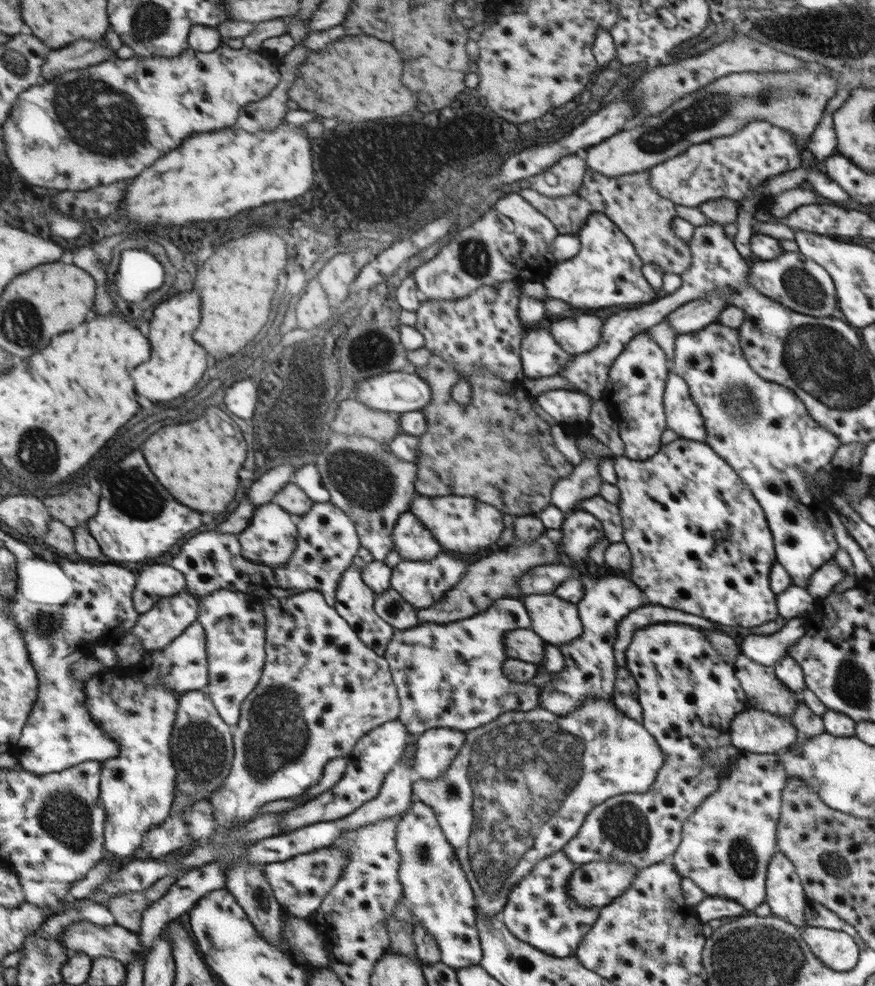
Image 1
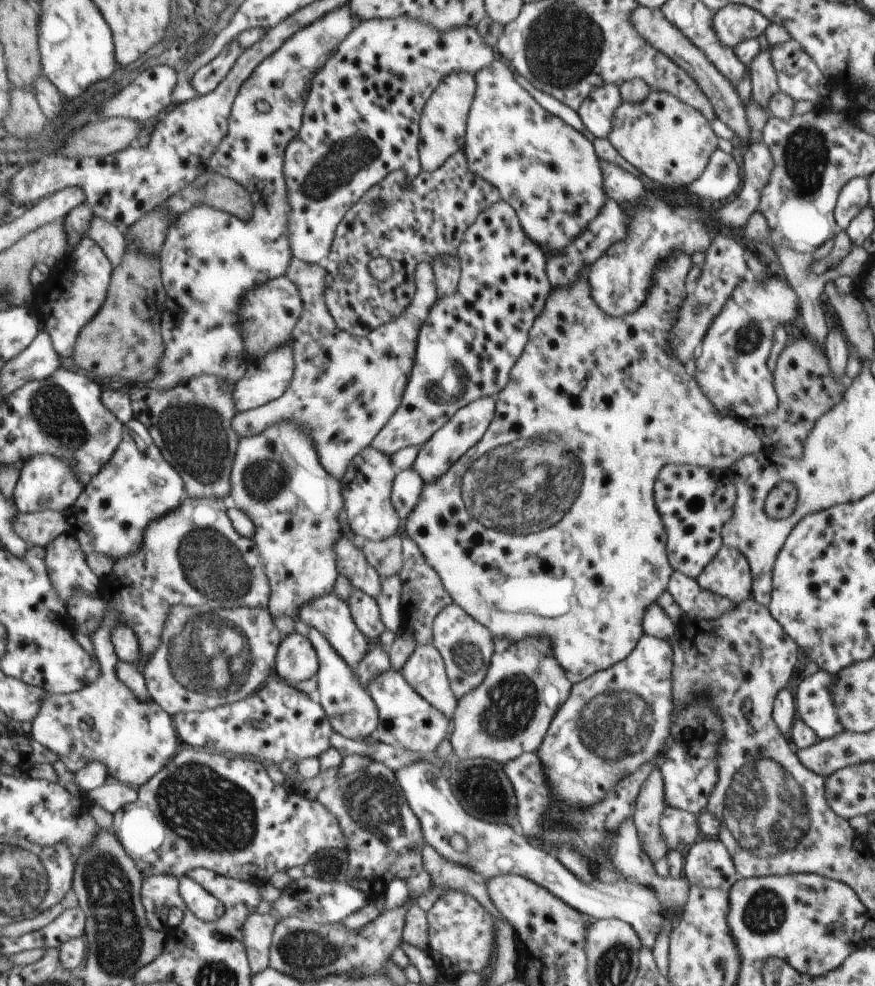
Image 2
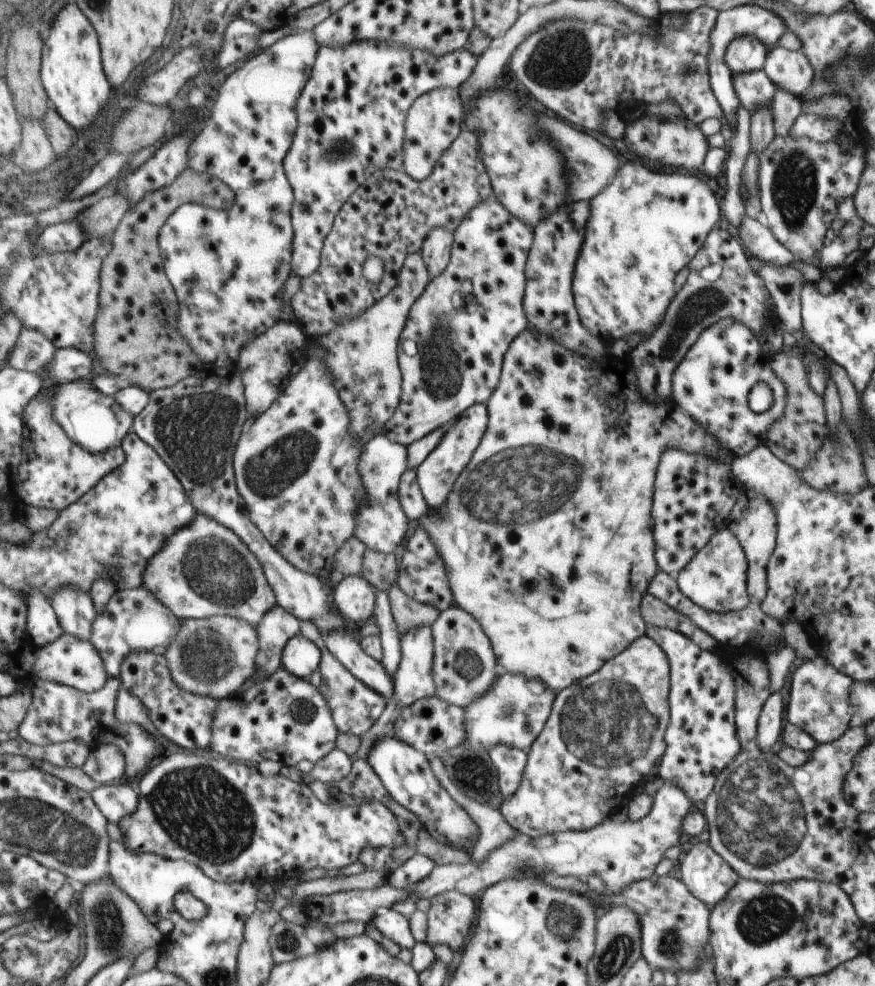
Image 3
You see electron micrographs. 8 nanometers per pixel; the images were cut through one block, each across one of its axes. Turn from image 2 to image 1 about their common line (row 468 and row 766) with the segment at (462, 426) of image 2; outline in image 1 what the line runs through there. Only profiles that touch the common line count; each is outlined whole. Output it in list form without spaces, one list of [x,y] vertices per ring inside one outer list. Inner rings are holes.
[[[430,729],[415,737],[417,750],[413,766],[418,778],[434,780],[442,777],[466,742],[466,732],[451,729]]]

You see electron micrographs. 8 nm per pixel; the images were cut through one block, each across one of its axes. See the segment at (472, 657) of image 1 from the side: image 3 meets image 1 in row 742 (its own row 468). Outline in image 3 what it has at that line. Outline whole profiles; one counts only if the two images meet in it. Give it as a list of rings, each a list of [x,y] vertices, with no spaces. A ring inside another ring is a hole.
[[[408,468],[401,476],[398,496],[402,510],[409,520],[418,520],[429,510],[428,503],[420,490],[415,469]]]

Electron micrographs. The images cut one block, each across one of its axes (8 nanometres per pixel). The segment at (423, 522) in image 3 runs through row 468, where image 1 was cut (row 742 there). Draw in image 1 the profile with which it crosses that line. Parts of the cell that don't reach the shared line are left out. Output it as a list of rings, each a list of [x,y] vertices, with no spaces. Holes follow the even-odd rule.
[[[590,698],[590,700],[584,700],[579,707],[576,707],[566,716],[555,715],[544,708],[536,708],[529,711],[514,711],[514,714],[506,714],[506,716],[502,713],[500,722],[490,721],[485,725],[479,726],[477,729],[469,730],[466,732],[466,742],[462,746],[460,753],[453,758],[448,772],[444,776],[435,778],[434,780],[418,778],[412,783],[412,790],[416,801],[428,803],[436,811],[441,829],[444,832],[444,837],[452,845],[462,870],[468,876],[470,886],[473,887],[476,893],[476,909],[478,913],[482,913],[485,917],[490,917],[492,920],[494,916],[499,916],[500,912],[508,904],[510,892],[516,888],[518,882],[521,882],[530,874],[535,866],[538,865],[538,862],[541,862],[551,854],[558,853],[577,837],[585,819],[594,808],[600,805],[601,802],[608,801],[609,798],[616,795],[645,793],[652,786],[659,768],[663,765],[664,759],[665,756],[657,740],[644,728],[641,722],[630,718],[629,715],[626,715],[610,700]]]

